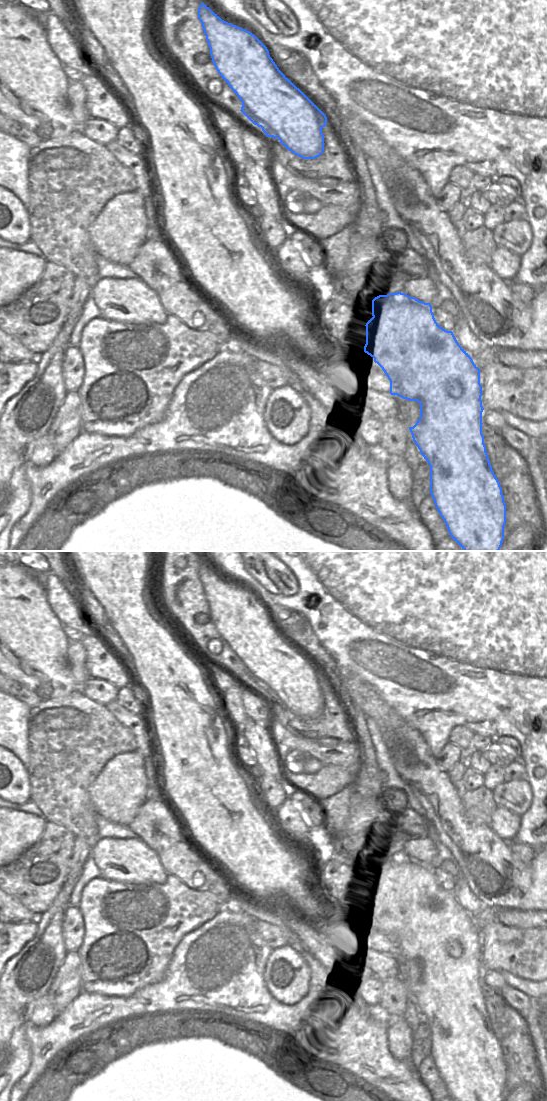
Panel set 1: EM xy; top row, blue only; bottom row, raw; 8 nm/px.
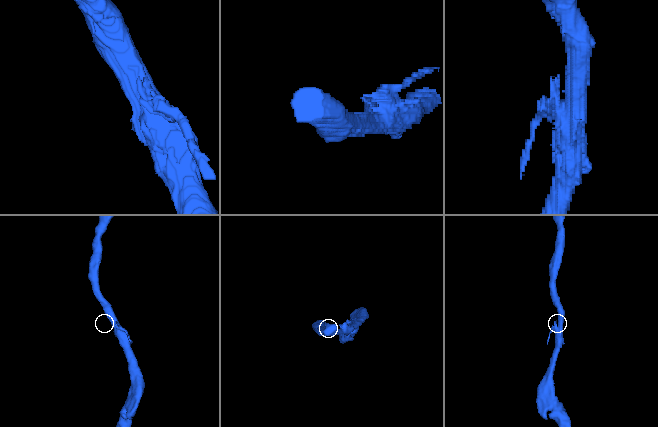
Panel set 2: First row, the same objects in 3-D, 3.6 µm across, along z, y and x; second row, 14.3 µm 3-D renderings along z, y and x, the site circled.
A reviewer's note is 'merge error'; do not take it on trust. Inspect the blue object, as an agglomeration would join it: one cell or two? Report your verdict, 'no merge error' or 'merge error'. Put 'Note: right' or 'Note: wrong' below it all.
merge error
Note: right

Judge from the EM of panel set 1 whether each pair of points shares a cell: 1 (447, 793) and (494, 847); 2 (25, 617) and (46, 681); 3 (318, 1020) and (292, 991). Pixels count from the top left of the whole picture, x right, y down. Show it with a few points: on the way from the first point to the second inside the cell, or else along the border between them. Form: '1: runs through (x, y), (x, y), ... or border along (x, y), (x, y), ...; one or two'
1: runs through (447, 809), (478, 841); one
2: runs through (25, 633), (25, 640), (41, 665); one
3: border along (309, 978), (296, 1002), (276, 1000); two

